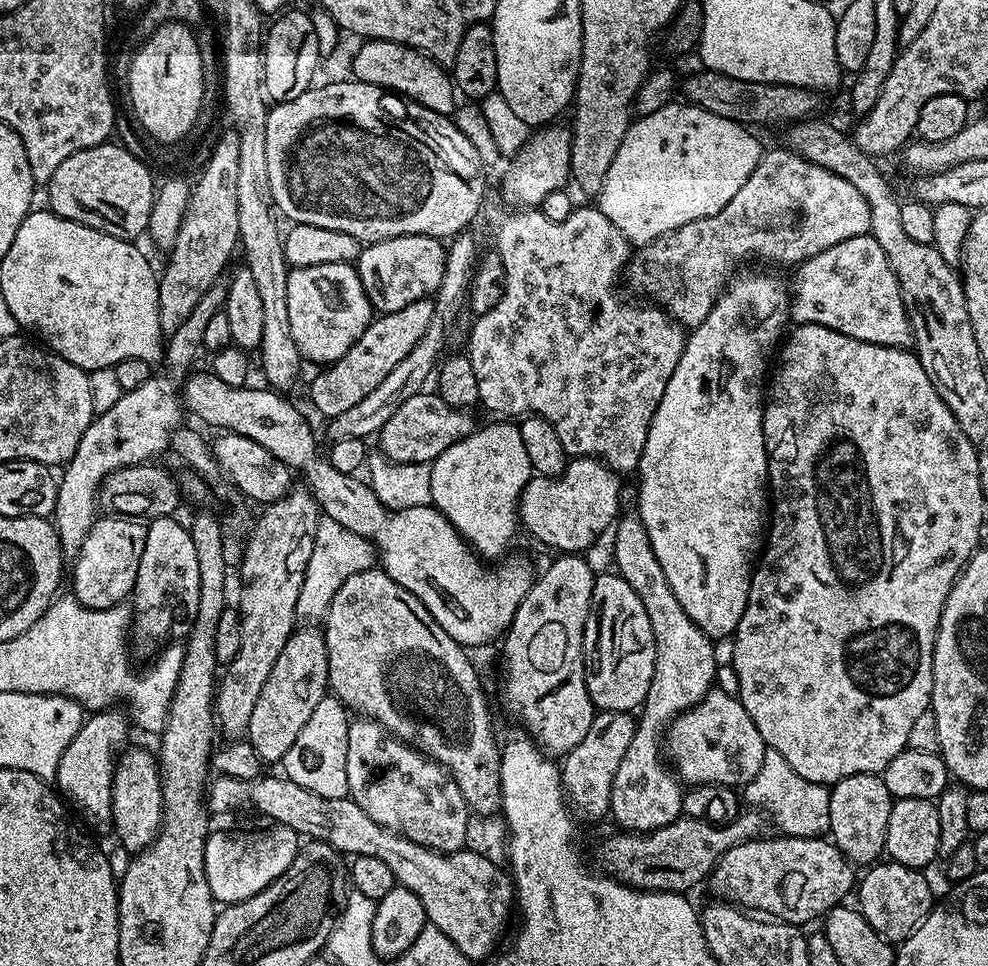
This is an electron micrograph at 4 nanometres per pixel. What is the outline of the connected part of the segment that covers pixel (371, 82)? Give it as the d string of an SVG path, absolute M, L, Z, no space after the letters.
M369 40L361 45L356 52L356 57L352 60L352 72L361 85L391 90L409 101L417 100L422 107L429 108L432 112L449 111L448 113L451 113L453 111L454 103L452 104L443 78L435 72L437 69L428 63L421 53L389 40Z

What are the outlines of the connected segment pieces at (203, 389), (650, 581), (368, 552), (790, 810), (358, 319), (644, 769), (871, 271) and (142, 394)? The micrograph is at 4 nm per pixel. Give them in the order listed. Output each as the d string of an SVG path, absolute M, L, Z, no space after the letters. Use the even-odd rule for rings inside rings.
M205 370L193 378L192 388L186 389L184 394L182 392L182 400L187 409L190 408L200 419L220 428L216 430L236 432L263 448L271 449L272 444L289 444L290 447L296 448L299 444L310 443L312 438L309 435L307 418L284 397L286 395L264 388L227 385L211 371Z
M628 548L628 552L632 552L632 556L620 556L620 561L614 564L614 568L616 572L624 568L624 573L620 576L623 579L628 576L625 581L632 580L631 584L636 584L634 594L638 594L638 598L644 596L642 606L646 606L656 643L656 669L642 706L648 710L648 716L652 716L652 720L664 720L668 712L677 717L688 709L688 700L695 700L698 704L696 696L704 699L700 692L708 695L704 684L713 687L716 680L713 641L689 618L686 610L682 610L678 598L674 598L674 590L670 590L670 582L666 582L666 574L658 558L652 560L652 556L636 552L636 548Z
M321 515L317 519L315 527L311 529L310 538L311 536L312 542L306 552L304 577L299 577L298 580L300 589L298 590L296 615L301 621L304 619L312 620L308 622L320 622L327 617L328 604L322 602L311 608L312 596L328 598L338 594L338 590L342 590L342 582L346 582L346 578L354 578L354 574L362 574L366 570L377 567L378 549L368 538L354 533L353 530L348 530L346 526L342 526L341 523L325 515ZM316 552L320 552L320 556L328 556L328 559L314 562L312 559L316 557ZM344 568L348 568L348 572L344 572Z
M767 747L764 765L754 779L743 785L742 796L753 804L756 810L766 808L784 830L787 837L820 838L829 831L830 798L829 789L822 784L815 784L802 778L785 762L778 750Z
M351 263L334 264L298 276L285 282L290 334L305 361L327 366L342 358L362 338L374 319L374 309L364 293L359 271Z
M644 732L640 740L632 740L628 753L622 758L612 779L610 816L632 834L647 834L676 821L682 816L684 792L682 788L672 788L673 780L668 780L660 768L656 768L656 756L652 756L652 736Z
M871 234L846 238L837 245L824 249L820 254L803 261L804 266L800 270L800 282L794 290L791 307L791 319L797 325L821 324L830 330L838 331L844 328L842 334L852 332L850 338L864 336L862 342L875 344L878 340L888 340L887 348L907 349L913 345L912 327L908 315L905 312L905 304L902 302L901 288L898 286L898 278L894 270L890 270L890 262L886 254L882 254L882 246Z
M153 376L138 386L137 390L121 393L121 396L106 412L99 413L79 440L78 450L75 451L74 458L68 461L61 474L58 488L58 498L55 500L55 510L53 512L56 534L58 536L60 549L63 553L78 552L81 550L86 537L91 532L98 519L98 498L102 492L103 484L111 472L133 466L145 465L153 461L154 457L162 453L168 446L171 447L172 436L174 438L182 422L182 412L184 413L179 397L176 397L168 390L174 390L178 386L177 382L170 376L159 378Z

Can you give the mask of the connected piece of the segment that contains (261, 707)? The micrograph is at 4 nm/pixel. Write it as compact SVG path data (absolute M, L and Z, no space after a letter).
M319 627L309 628L312 629L293 631L286 644L282 646L281 654L274 662L269 678L261 688L259 700L250 715L250 740L257 747L276 751L294 746L298 730L306 726L310 714L314 714L314 706L318 706L318 702L322 702L322 698L329 691L328 651L324 633Z

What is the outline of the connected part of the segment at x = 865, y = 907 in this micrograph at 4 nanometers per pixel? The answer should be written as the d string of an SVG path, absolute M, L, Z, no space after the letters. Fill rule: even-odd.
M876 862L867 869L864 877L859 877L860 904L858 911L866 918L868 925L889 942L903 942L934 907L932 896L923 871L908 868L895 862Z

